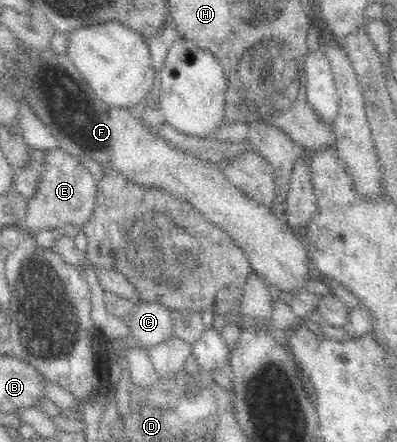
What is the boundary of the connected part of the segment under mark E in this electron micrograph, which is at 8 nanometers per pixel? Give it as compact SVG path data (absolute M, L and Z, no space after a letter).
M59 146L54 149L47 149L41 155L43 156L43 171L38 174L33 196L26 202L27 214L23 225L33 234L37 234L42 230L51 230L55 227L65 227L67 225L76 226L77 230L83 229L83 226L87 225L95 215L95 206L97 206L97 181L95 177L77 157L65 152Z

